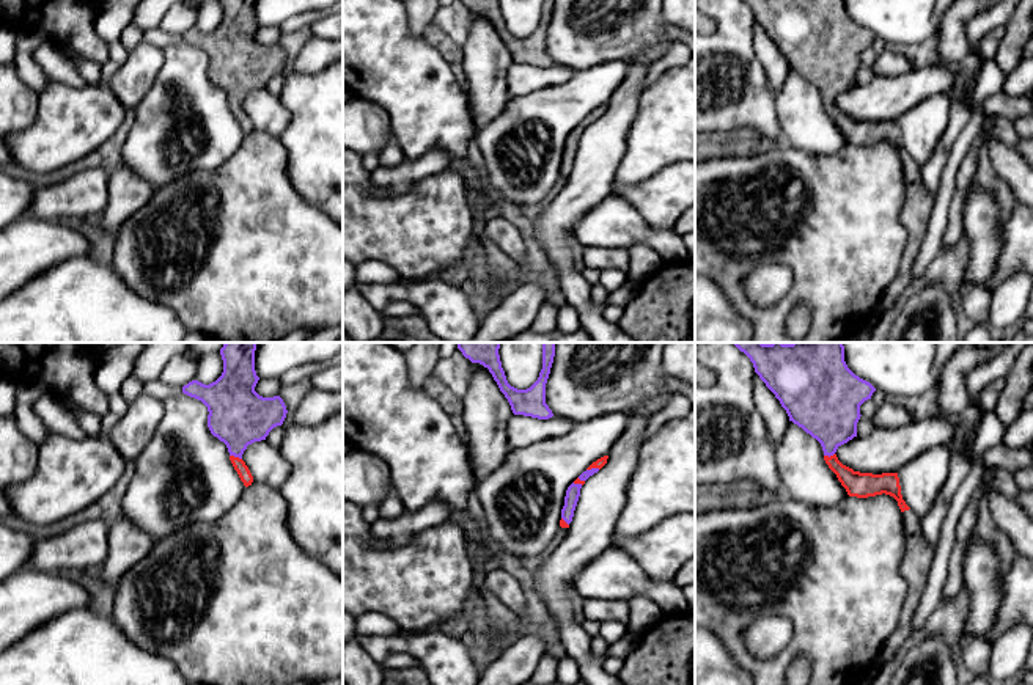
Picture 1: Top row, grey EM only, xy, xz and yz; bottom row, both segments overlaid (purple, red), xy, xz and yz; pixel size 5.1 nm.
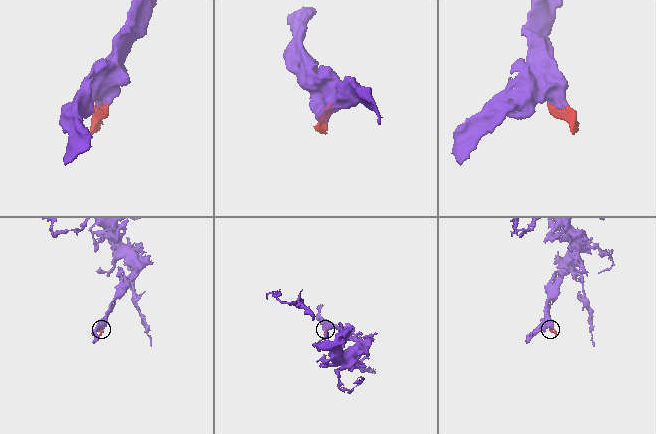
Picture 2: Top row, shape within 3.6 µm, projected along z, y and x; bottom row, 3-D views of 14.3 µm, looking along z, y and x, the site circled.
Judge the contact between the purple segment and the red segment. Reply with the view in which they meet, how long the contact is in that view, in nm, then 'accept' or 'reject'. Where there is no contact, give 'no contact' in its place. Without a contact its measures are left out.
contact in xy; length 70 nm; accept

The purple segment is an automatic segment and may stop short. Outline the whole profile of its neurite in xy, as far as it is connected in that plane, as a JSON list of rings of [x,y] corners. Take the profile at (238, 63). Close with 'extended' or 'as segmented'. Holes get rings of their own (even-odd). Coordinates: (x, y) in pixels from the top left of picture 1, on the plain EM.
[[[220,0],[220,3],[222,24],[209,33],[192,28],[182,35],[182,41],[208,55],[211,82],[226,93],[234,118],[248,135],[253,124],[242,108],[244,99],[281,74],[288,58],[280,44],[263,46],[255,39],[259,28],[255,0]]]; extended

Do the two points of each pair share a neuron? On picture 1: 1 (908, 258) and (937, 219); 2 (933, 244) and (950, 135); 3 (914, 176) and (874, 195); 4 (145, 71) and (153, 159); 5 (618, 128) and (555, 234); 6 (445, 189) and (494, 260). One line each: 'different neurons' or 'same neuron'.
1: different neurons
2: different neurons
3: different neurons
4: different neurons
5: same neuron
6: different neurons

